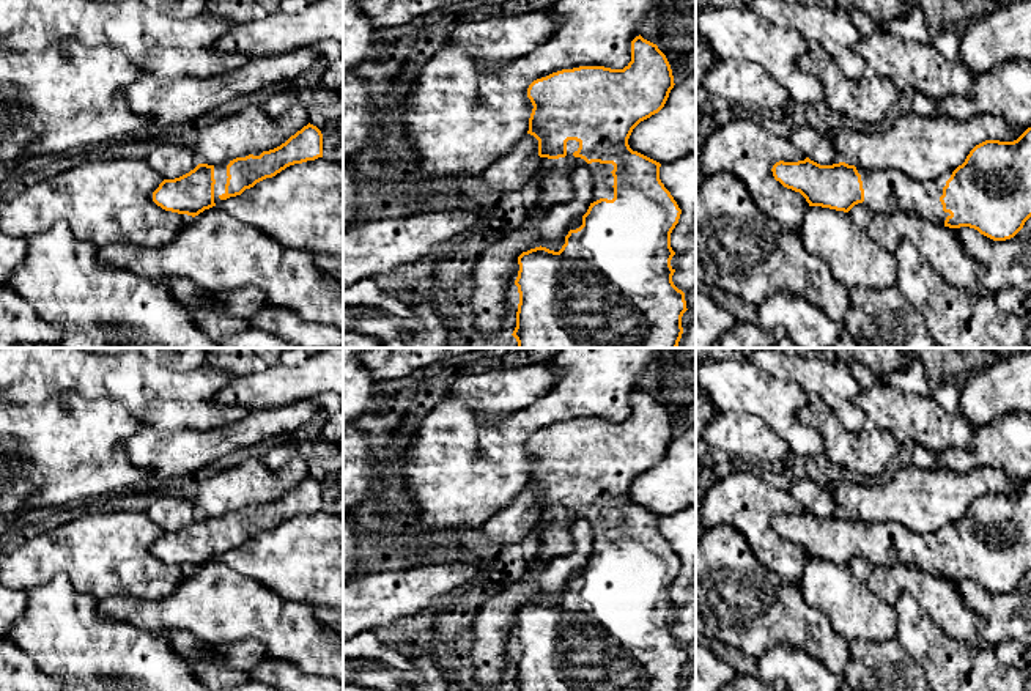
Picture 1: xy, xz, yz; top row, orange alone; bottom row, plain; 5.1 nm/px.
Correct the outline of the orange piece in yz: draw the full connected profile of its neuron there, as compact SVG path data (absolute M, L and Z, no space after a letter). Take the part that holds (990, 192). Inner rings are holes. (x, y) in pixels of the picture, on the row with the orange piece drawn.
M1031 127L1014 142L985 140L976 145L954 172L927 181L915 181L899 170L866 170L845 162L820 165L809 157L779 161L771 172L784 187L800 192L809 206L848 212L863 203L885 216L916 212L937 225L974 228L993 241L1014 238L1031 217Z

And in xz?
M641 35L631 41L631 61L623 69L611 69L604 66L579 66L573 69L562 69L552 72L546 77L534 80L527 88L527 98L530 99L534 109L529 118L529 131L527 134L534 135L538 140L538 181L537 181L537 205L541 208L552 206L556 203L564 203L571 198L571 186L568 181L570 172L584 165L593 176L595 186L590 197L590 206L587 212L570 222L565 239L562 242L552 242L545 247L535 247L527 252L523 252L518 257L518 277L515 285L519 293L519 304L516 312L516 327L513 331L513 337L518 342L518 348L677 348L683 334L682 316L688 310L685 293L678 290L672 275L675 269L671 266L671 260L675 252L671 247L671 233L678 224L682 209L677 201L671 195L671 192L664 187L660 179L660 167L661 164L633 151L628 145L628 139L633 129L644 120L658 113L667 98L671 90L674 88L674 76L671 65L666 55L658 49L656 44L644 39Z

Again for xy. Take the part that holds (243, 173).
M309 123L274 150L219 165L198 164L179 178L164 179L153 192L153 201L165 211L195 217L290 165L318 157L323 157L323 134Z

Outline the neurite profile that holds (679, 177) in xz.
M696 153L661 164L660 179L680 209L696 209Z

